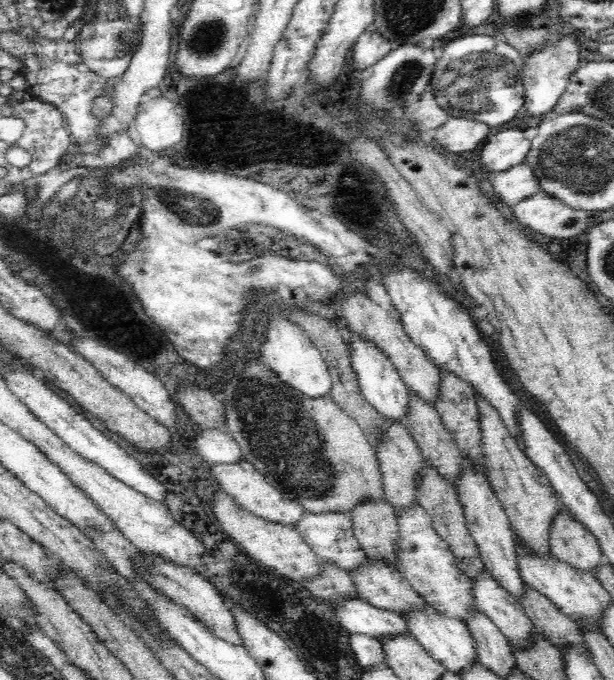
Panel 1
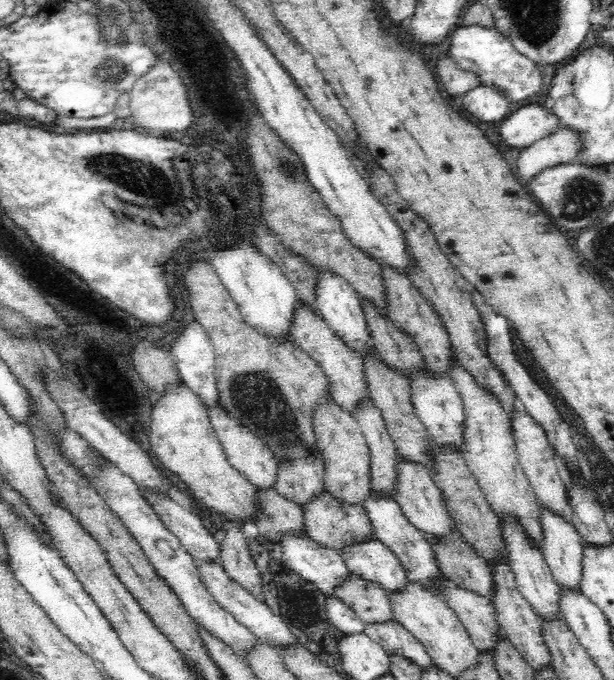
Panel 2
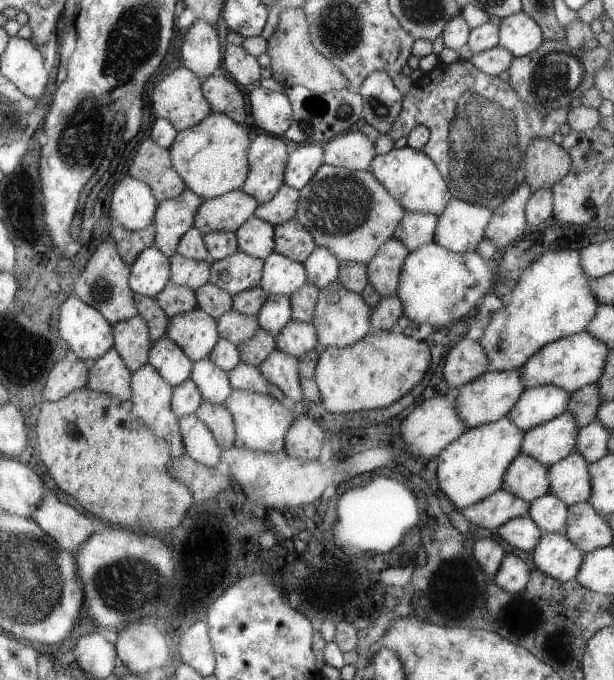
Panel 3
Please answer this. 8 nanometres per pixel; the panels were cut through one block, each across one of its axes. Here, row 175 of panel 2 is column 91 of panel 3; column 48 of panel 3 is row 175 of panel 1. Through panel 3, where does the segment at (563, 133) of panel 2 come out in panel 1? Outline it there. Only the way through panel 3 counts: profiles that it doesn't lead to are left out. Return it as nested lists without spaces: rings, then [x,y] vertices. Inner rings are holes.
[[[526,162],[513,166],[504,172],[490,175],[490,182],[495,196],[500,198],[500,204],[514,206],[521,200],[526,200],[532,194],[540,192],[538,178]]]

